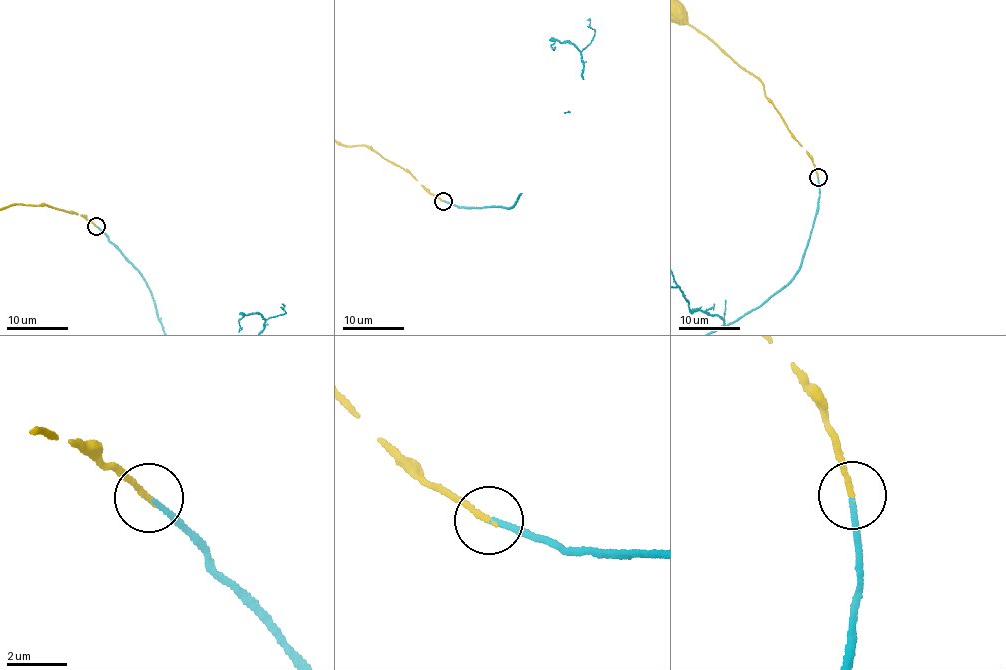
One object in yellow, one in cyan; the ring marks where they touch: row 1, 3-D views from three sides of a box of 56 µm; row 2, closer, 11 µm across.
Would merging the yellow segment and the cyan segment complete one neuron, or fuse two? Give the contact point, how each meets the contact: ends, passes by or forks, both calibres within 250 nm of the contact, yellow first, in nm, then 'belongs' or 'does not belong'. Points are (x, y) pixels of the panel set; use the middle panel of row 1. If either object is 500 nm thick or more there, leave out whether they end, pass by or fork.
at (443, 201); yellow ends there; cyan ends there; 190 nm thick on the yellow side, 150 nm on the other; belongs

